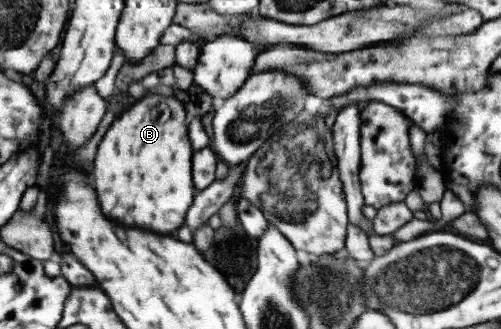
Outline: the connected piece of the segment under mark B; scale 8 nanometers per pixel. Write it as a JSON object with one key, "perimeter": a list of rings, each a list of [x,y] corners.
{"perimeter":[[[148,91],[143,97],[141,101],[130,105],[121,117],[117,117],[104,133],[93,162],[92,184],[96,190],[99,189],[99,201],[103,201],[103,213],[107,213],[107,217],[129,227],[145,227],[155,233],[171,233],[183,223],[185,211],[193,203],[192,177],[189,173],[191,143],[183,123],[185,111],[173,97],[153,95]]]}

